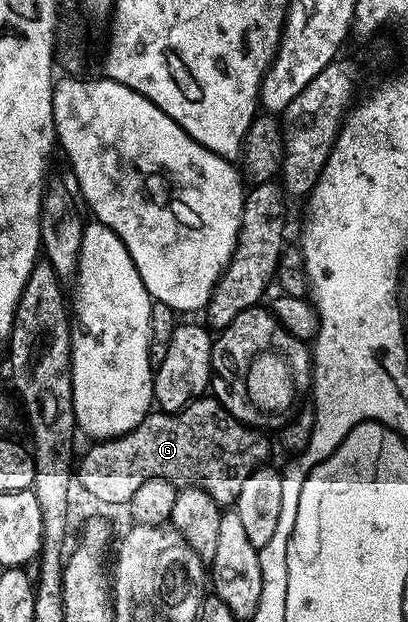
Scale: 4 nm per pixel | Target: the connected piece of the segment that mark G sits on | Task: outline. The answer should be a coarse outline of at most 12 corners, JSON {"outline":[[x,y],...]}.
{"outline":[[213,396],[93,443],[76,482],[125,507],[149,478],[223,508],[267,461]]}

